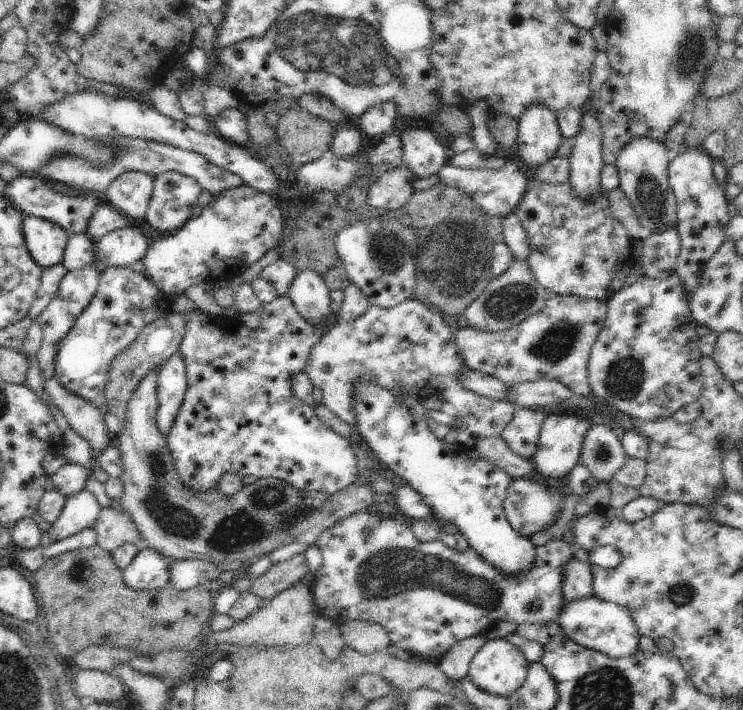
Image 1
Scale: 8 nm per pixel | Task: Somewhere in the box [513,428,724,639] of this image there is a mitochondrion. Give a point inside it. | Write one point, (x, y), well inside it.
(682, 592)

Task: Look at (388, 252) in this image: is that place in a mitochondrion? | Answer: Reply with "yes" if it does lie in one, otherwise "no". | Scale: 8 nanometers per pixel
yes

